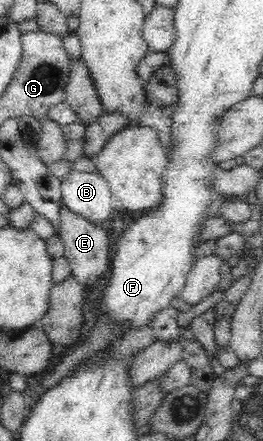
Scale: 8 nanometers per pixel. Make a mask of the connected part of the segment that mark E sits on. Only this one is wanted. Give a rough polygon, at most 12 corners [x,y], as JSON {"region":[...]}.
{"region":[[60,200],[58,235],[88,289],[109,268],[108,232]]}

